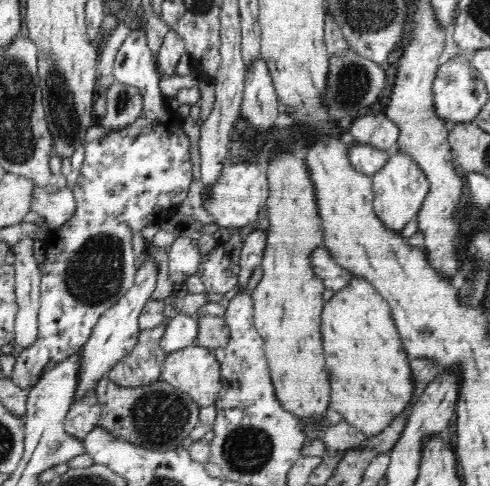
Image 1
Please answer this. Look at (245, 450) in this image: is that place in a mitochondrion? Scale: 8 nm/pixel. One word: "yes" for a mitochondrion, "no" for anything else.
yes

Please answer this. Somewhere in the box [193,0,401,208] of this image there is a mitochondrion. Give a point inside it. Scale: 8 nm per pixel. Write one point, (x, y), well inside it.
(352, 85)

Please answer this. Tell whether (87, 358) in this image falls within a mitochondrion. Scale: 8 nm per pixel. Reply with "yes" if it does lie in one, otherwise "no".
no

